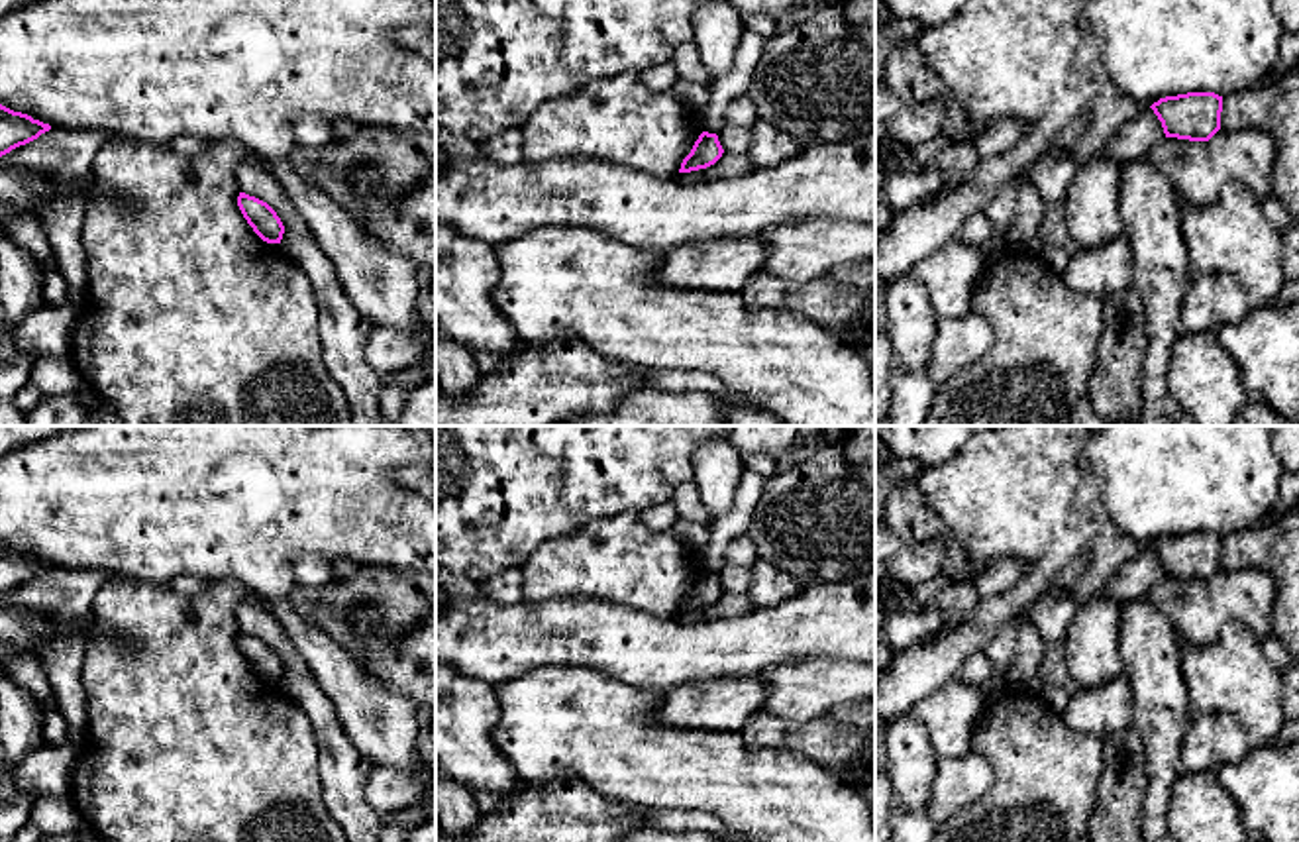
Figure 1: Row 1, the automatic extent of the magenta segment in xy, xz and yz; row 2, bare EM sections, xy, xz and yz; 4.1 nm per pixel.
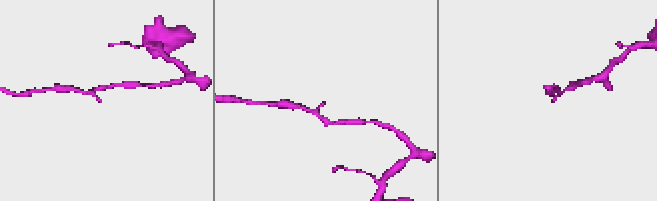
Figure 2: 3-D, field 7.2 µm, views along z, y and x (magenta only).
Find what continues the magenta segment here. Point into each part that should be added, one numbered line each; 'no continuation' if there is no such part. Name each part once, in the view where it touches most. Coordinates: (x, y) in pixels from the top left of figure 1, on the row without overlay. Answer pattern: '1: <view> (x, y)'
no continuation

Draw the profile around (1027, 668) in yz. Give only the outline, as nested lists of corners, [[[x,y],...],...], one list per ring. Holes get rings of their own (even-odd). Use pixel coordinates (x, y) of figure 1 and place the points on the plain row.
[[[1030,618],[1016,624],[1016,656],[1005,681],[1007,687],[1026,689],[1032,693],[1044,691],[1042,661],[1046,658],[1046,644],[1042,642]]]

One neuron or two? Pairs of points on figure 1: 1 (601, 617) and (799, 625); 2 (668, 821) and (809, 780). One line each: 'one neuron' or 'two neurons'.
1: one neuron
2: two neurons

